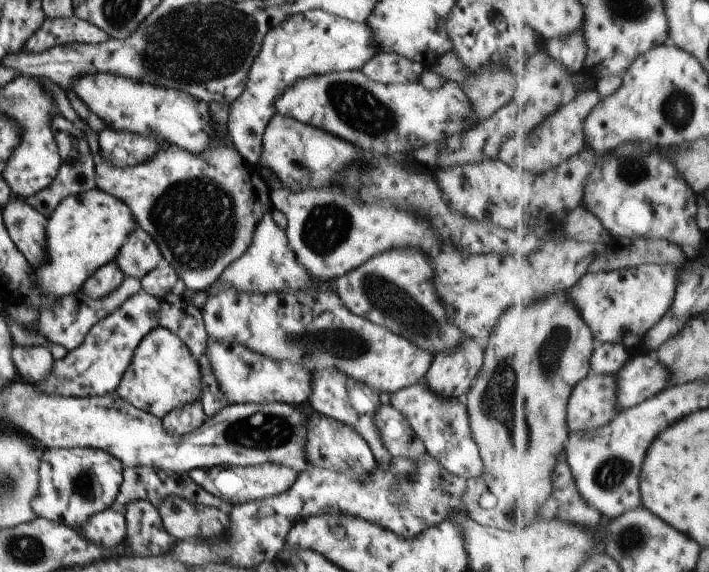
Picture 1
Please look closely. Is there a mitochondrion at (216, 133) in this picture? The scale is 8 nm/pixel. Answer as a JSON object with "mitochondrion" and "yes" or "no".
{"mitochondrion":"no"}

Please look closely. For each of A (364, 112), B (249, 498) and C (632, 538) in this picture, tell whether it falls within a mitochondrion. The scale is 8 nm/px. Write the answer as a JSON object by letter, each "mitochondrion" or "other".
{"A":"mitochondrion","B":"other","C":"mitochondrion"}

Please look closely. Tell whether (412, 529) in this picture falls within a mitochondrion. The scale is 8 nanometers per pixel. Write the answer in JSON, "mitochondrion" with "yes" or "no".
{"mitochondrion":"no"}

